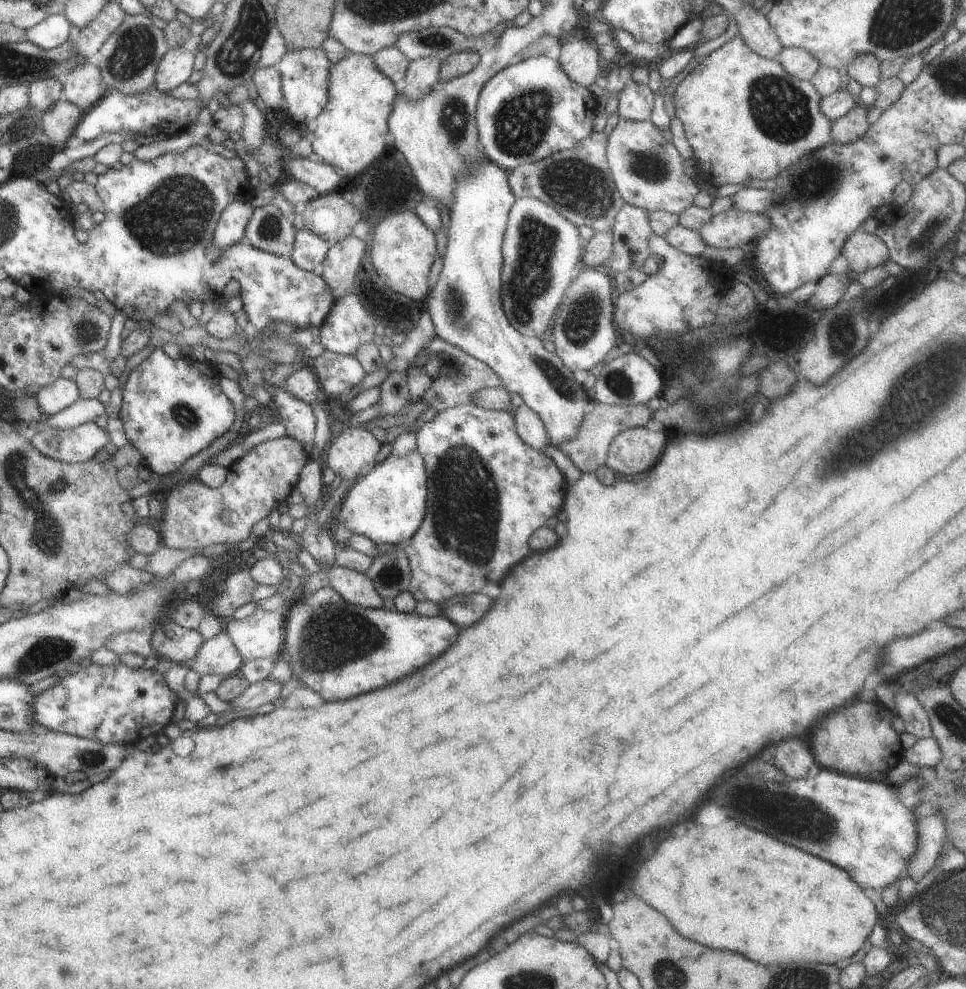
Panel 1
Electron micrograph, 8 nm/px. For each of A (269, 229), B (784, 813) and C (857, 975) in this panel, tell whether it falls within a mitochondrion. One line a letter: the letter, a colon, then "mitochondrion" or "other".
A: mitochondrion
B: mitochondrion
C: other

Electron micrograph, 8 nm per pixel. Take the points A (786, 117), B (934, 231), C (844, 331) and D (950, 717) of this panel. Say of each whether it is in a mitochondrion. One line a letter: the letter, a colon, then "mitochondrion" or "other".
A: mitochondrion
B: mitochondrion
C: mitochondrion
D: mitochondrion

